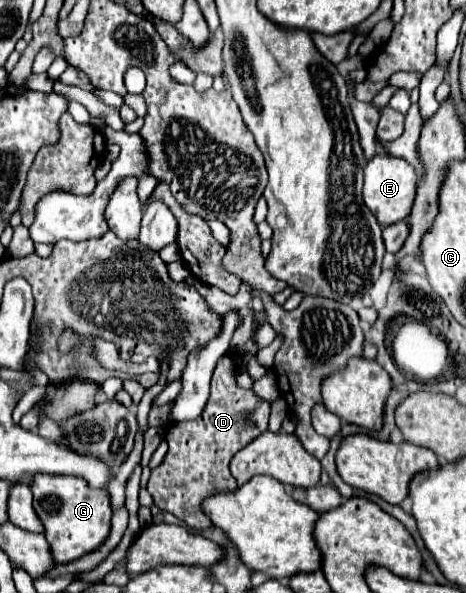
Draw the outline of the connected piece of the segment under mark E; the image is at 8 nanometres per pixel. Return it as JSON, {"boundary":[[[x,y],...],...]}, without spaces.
{"boundary":[[[376,154],[364,168],[364,202],[382,226],[398,222],[410,214],[416,192],[416,172],[404,158],[392,154]]]}

